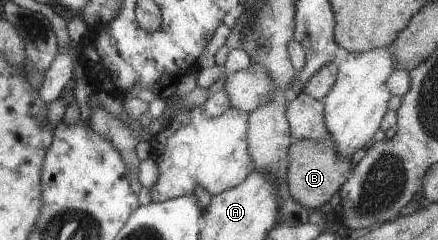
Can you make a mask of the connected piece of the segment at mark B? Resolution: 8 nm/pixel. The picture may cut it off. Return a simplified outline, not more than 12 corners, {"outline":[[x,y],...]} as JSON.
{"outline":[[330,139],[294,140],[290,196],[319,209],[349,179]]}

